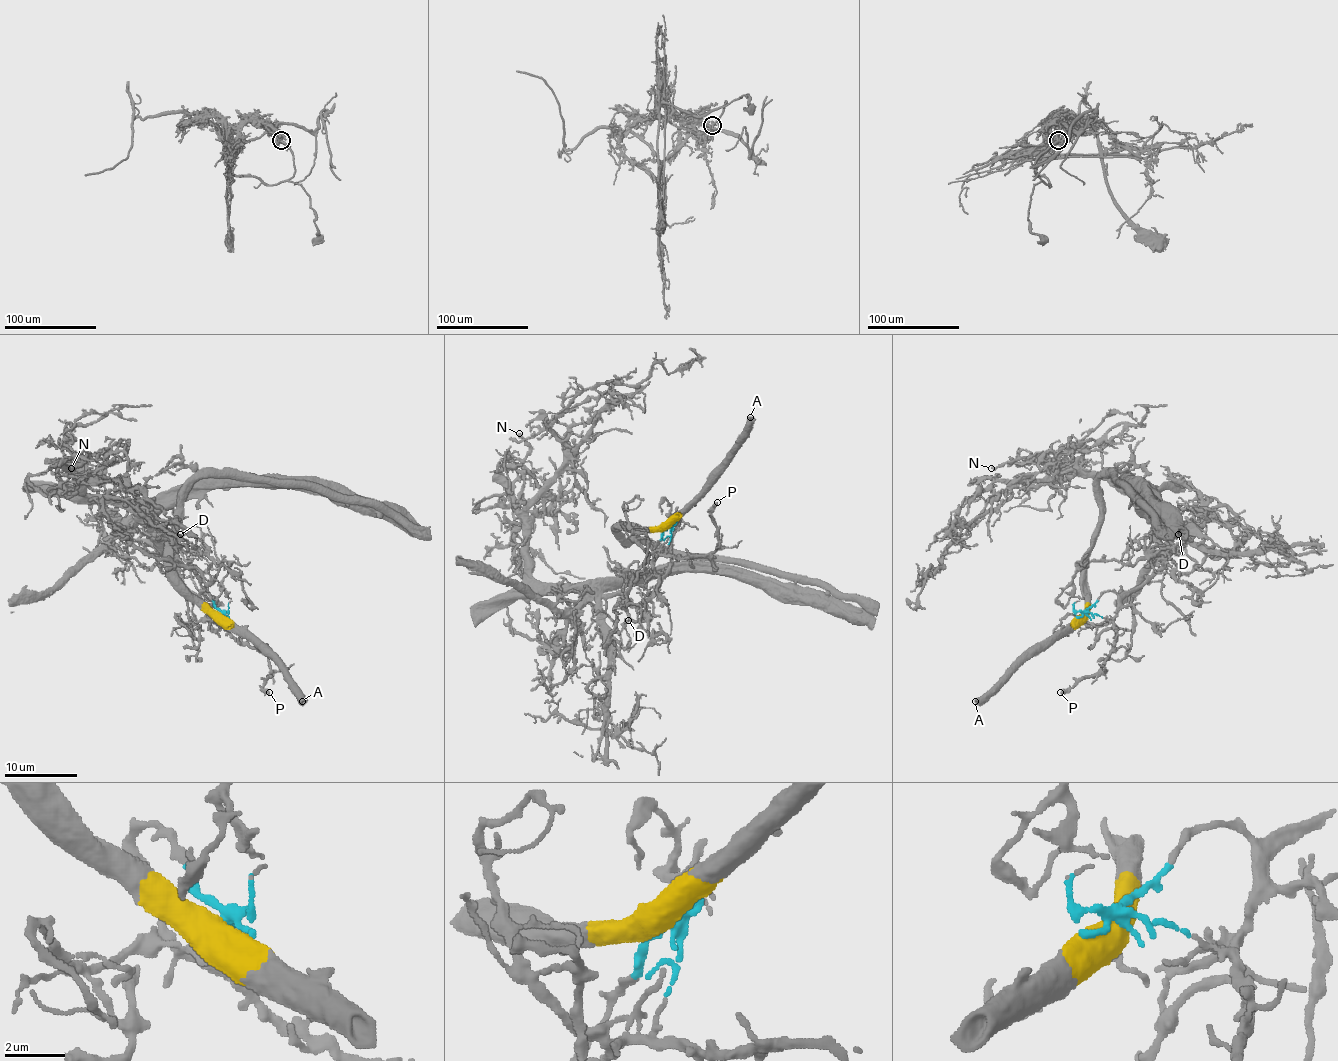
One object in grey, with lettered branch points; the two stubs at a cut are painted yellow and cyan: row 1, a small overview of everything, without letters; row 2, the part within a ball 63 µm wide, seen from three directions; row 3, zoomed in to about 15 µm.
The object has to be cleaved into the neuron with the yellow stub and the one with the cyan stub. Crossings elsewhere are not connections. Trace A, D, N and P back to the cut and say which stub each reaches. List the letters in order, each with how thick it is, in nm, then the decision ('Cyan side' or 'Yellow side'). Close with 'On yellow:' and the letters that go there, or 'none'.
A: Thickness 550 nm. Yellow side
D: Thickness 220 nm. Cyan side
N: Thickness 200 nm. Cyan side
P: Thickness 360 nm. Cyan side
On yellow: A

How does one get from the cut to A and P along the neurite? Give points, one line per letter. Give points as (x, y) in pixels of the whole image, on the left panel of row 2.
A: (220, 614), (273, 661), (302, 701)
P: (220, 614), (220, 625), (268, 657), (269, 674), (264, 688), (269, 692)

